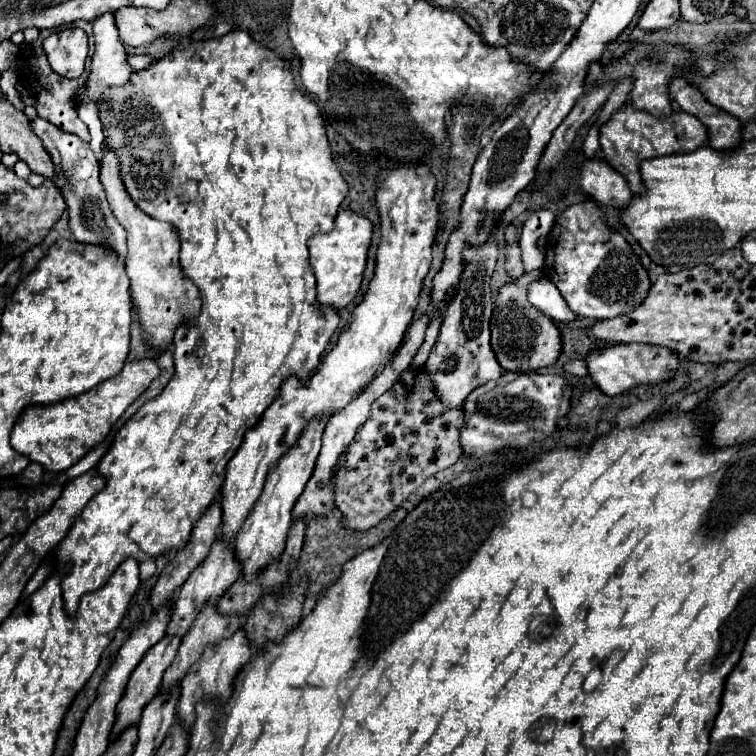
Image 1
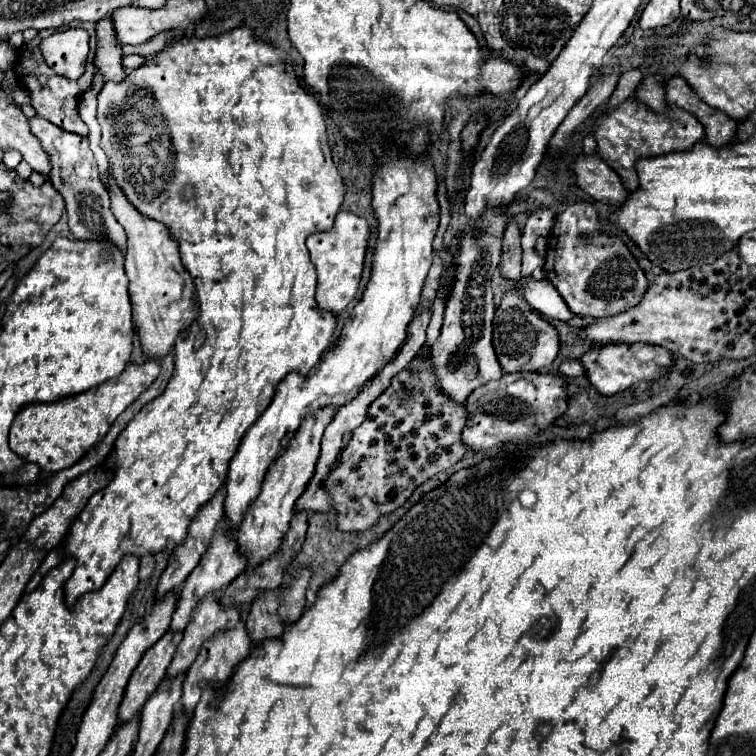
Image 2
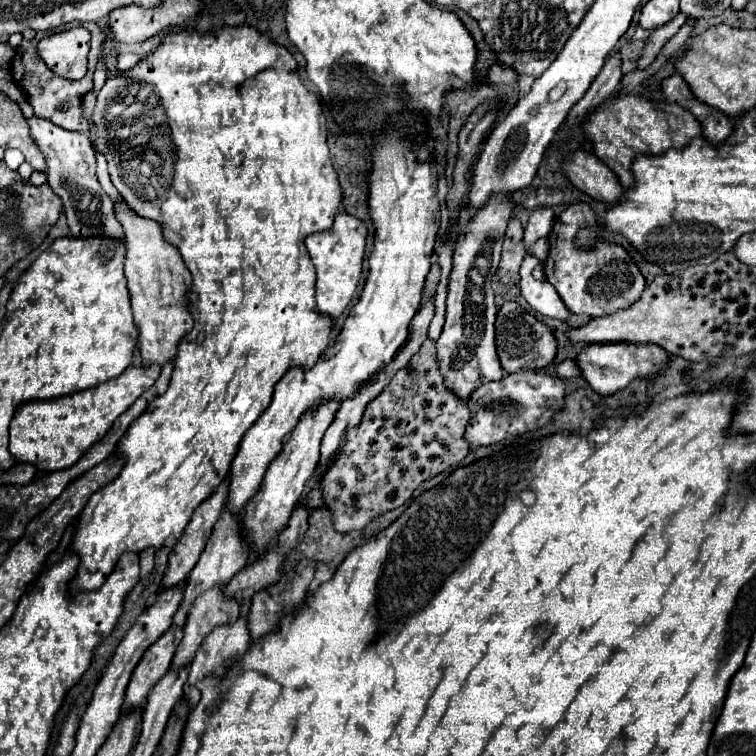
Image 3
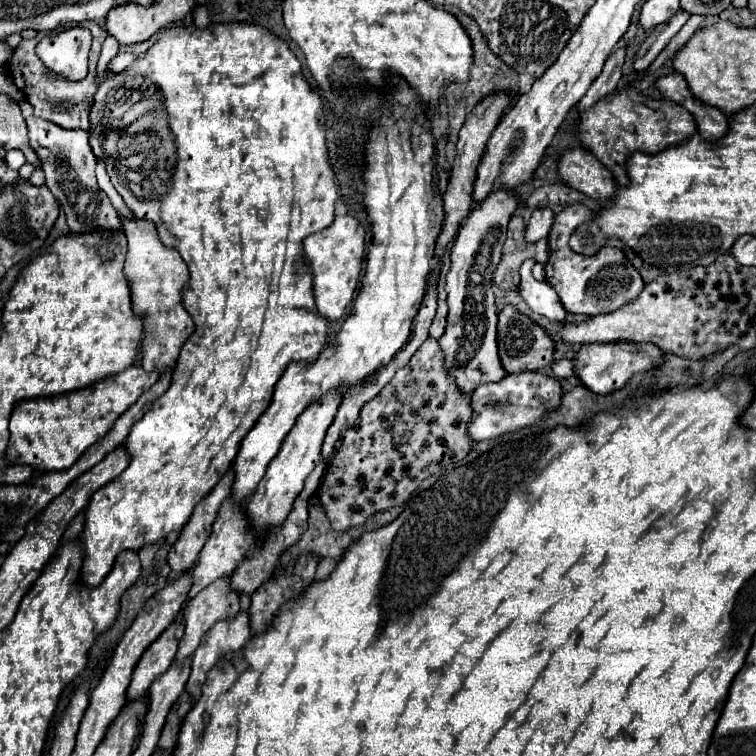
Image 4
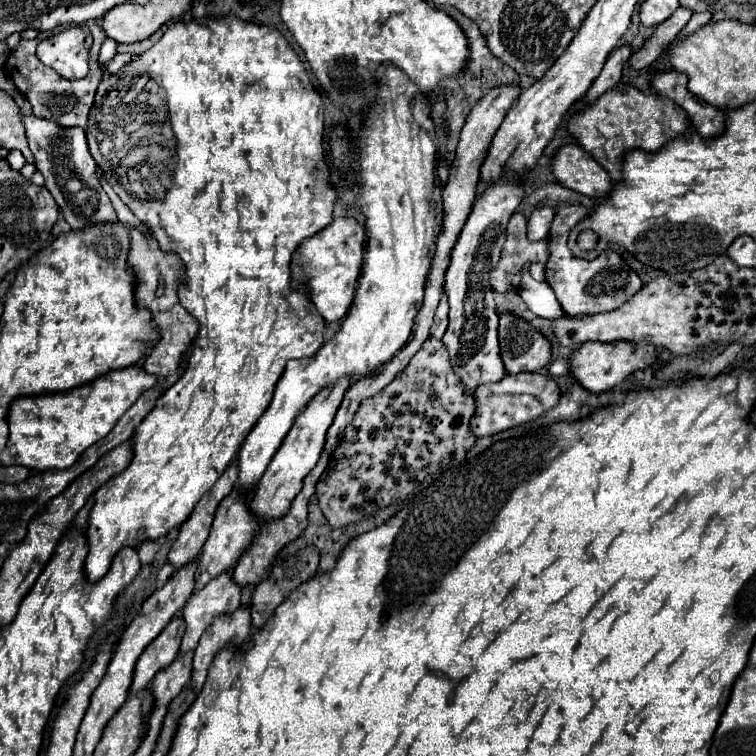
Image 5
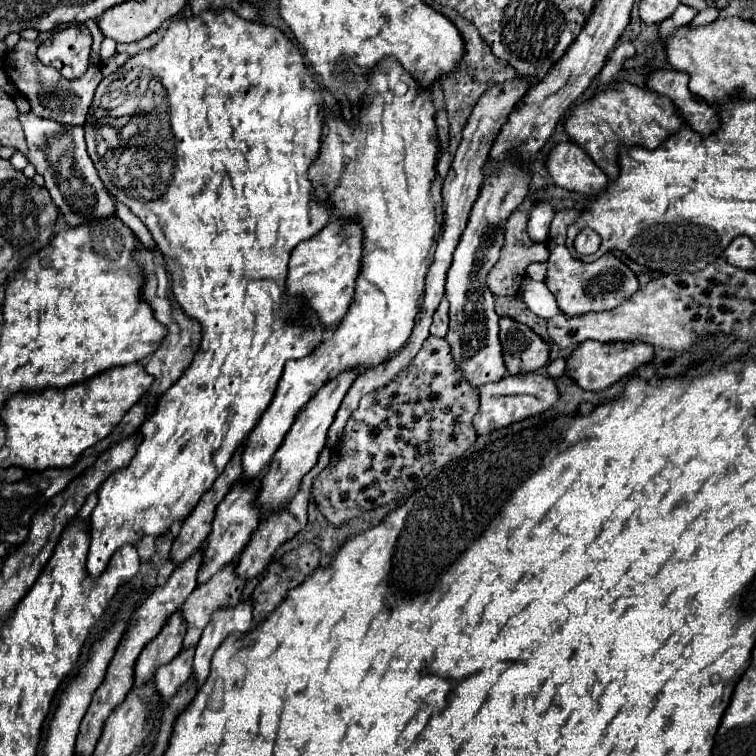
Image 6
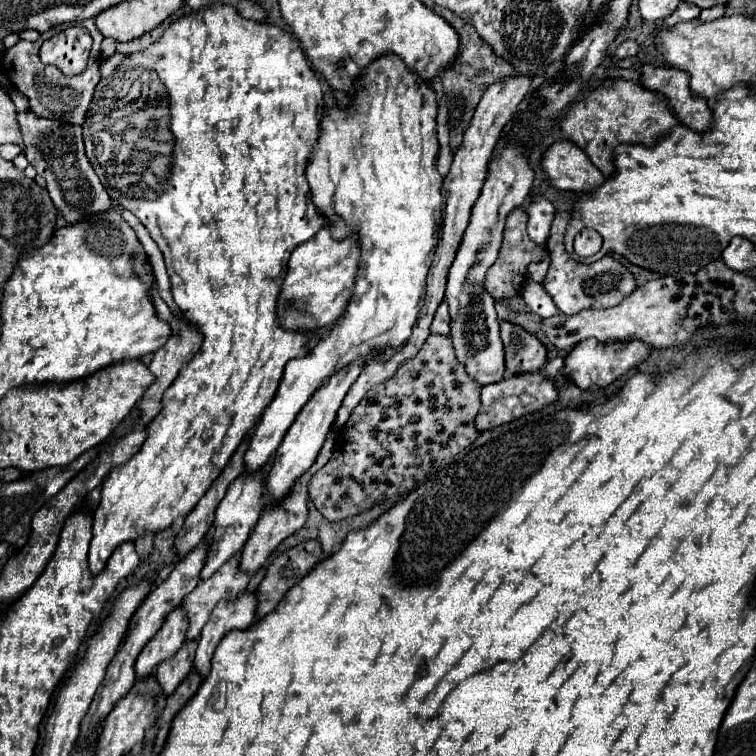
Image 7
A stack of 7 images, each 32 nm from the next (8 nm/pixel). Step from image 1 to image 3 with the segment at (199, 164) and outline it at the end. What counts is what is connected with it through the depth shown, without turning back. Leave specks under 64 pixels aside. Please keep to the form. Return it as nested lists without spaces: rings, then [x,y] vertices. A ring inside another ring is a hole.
[[[250,26],[222,28],[214,34],[204,34],[204,36],[198,36],[196,32],[192,32],[192,34],[178,32],[178,34],[166,36],[162,46],[154,54],[144,58],[138,66],[134,66],[132,70],[124,72],[118,78],[106,80],[104,88],[98,92],[94,122],[98,124],[96,146],[108,158],[108,170],[110,170],[110,178],[112,178],[112,184],[116,186],[116,190],[122,194],[126,204],[138,216],[144,216],[144,218],[150,218],[150,220],[156,220],[158,224],[162,224],[164,238],[168,242],[172,242],[172,244],[178,242],[180,256],[192,274],[192,290],[190,290],[188,300],[190,300],[190,306],[194,312],[194,328],[178,344],[178,352],[174,358],[174,372],[172,372],[172,380],[170,380],[168,390],[162,396],[158,396],[154,402],[150,402],[148,408],[128,426],[128,432],[124,432],[124,436],[120,438],[118,452],[120,452],[120,456],[124,456],[124,468],[110,484],[106,484],[104,488],[100,488],[98,492],[92,494],[92,498],[88,500],[86,508],[82,510],[82,514],[78,518],[78,524],[76,524],[72,542],[70,542],[70,552],[74,552],[80,558],[78,570],[76,570],[74,578],[70,580],[70,594],[72,596],[82,592],[82,590],[86,590],[86,592],[98,590],[104,584],[104,580],[110,576],[118,558],[124,552],[142,554],[148,548],[158,550],[164,546],[164,542],[170,536],[174,540],[180,540],[192,514],[194,514],[194,508],[200,502],[208,500],[208,496],[212,496],[212,492],[228,476],[230,462],[238,450],[238,444],[240,444],[244,432],[270,406],[274,386],[282,380],[282,376],[290,368],[308,370],[318,362],[318,358],[322,356],[322,352],[326,350],[326,346],[330,342],[330,332],[332,332],[334,320],[317,310],[315,300],[316,272],[314,265],[310,262],[310,256],[306,252],[304,238],[314,234],[314,232],[330,228],[334,224],[334,216],[336,216],[338,206],[342,202],[342,186],[338,180],[338,172],[334,170],[332,160],[330,160],[330,150],[326,144],[326,118],[324,118],[318,96],[314,92],[310,92],[306,88],[306,84],[300,80],[300,76],[296,74],[296,60],[290,56],[290,52],[278,44],[272,44],[268,38],[264,38],[262,34],[258,34]],[[132,82],[138,82],[140,86],[148,86],[148,88],[140,88],[138,98],[134,98],[134,102],[128,104],[120,116],[112,116],[112,102],[122,104],[122,92],[130,90]],[[146,90],[150,90],[150,92],[146,92]],[[134,116],[142,116],[140,124],[134,124]]]

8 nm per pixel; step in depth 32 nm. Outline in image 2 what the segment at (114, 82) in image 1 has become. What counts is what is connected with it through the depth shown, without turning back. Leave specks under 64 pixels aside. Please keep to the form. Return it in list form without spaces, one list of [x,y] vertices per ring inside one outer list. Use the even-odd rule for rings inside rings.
[[[110,16],[96,22],[96,58],[94,76],[100,74],[106,82],[120,82],[126,78],[126,68],[122,66],[122,46],[116,40],[116,30],[112,28]]]

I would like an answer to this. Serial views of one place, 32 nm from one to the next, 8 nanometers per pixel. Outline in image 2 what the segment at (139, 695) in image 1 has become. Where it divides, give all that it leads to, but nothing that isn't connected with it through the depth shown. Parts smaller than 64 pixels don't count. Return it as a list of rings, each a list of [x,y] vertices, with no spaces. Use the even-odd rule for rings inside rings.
[[[166,632],[140,660],[136,670],[130,676],[130,682],[126,686],[124,700],[118,708],[118,726],[126,724],[132,718],[140,716],[142,706],[146,700],[156,692],[160,682],[164,680],[166,668],[172,662],[176,648],[180,644],[182,636]]]

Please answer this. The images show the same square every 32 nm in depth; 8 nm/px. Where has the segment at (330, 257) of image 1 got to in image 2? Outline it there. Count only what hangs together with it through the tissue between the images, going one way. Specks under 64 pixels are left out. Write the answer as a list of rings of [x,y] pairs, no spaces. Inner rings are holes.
[[[338,212],[332,230],[312,234],[306,240],[306,246],[310,250],[310,260],[318,274],[316,298],[320,308],[340,314],[352,302],[362,278],[368,238],[370,238],[370,226],[366,218],[360,218],[354,212]]]

